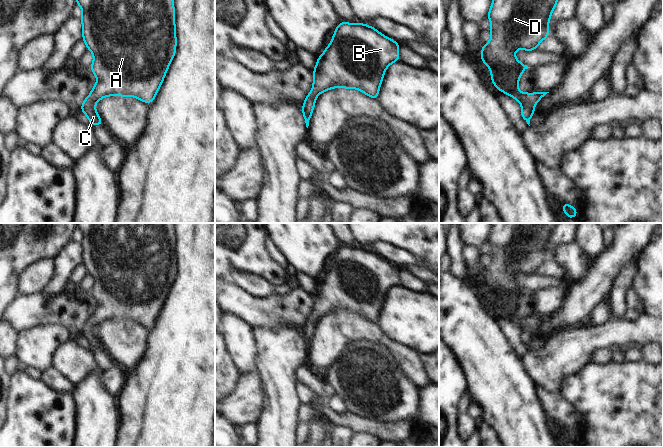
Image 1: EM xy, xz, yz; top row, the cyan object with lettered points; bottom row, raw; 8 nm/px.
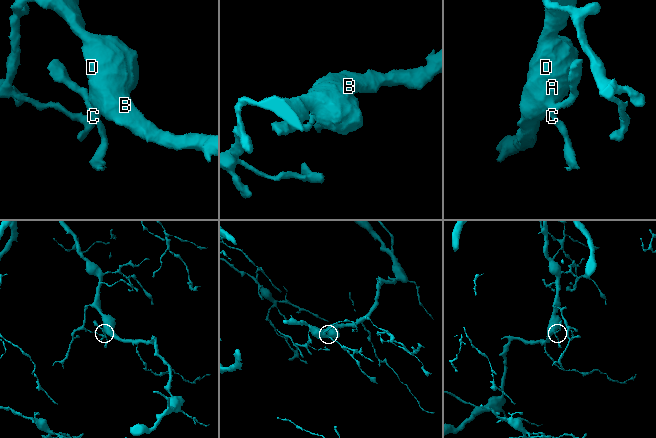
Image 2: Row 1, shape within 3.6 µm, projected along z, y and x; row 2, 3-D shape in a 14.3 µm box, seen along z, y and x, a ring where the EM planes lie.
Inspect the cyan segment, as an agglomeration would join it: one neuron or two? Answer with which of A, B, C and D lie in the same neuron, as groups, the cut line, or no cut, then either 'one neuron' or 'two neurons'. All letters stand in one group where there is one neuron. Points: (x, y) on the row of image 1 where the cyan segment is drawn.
groups A B C D; cut none; one neuron

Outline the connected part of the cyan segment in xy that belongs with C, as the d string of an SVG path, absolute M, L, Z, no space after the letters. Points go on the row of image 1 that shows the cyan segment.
M76 0L83 15L83 41L94 55L89 67L98 82L90 95L83 101L81 111L89 118L92 125L103 125L95 111L95 103L106 96L132 96L142 102L152 104L160 88L167 69L176 52L175 14L173 0Z

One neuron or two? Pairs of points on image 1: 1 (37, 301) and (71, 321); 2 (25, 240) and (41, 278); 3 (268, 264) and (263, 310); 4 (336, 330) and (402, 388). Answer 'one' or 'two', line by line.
1: one
2: two
3: two
4: two

